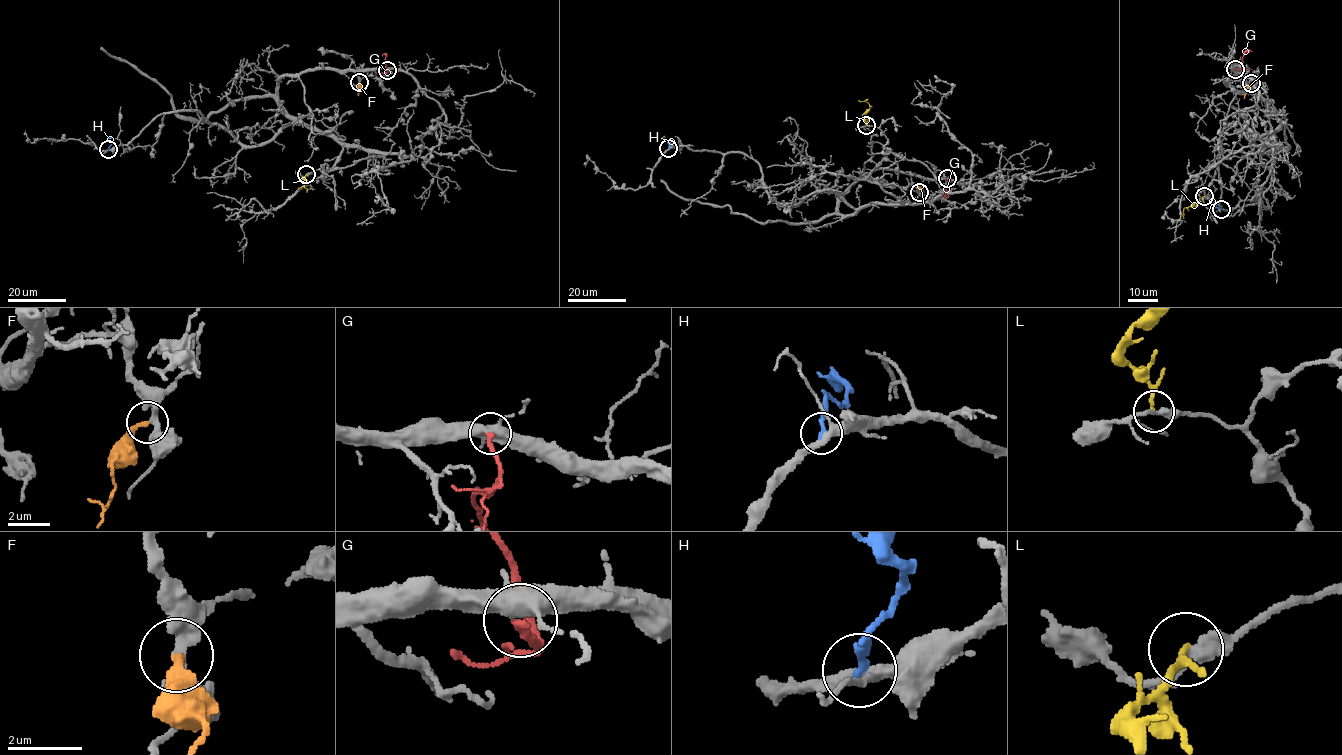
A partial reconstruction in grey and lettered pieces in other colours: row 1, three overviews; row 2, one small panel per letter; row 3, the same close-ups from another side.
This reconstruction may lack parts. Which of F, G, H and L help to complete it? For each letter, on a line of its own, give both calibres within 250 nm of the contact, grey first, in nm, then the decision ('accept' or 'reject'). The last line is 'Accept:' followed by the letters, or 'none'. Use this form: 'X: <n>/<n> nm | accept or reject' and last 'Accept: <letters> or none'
F: 320/200 nm | accept
G: 440/200 nm | reject
H: 300/240 nm | reject
L: 320/180 nm | reject
Accept: F

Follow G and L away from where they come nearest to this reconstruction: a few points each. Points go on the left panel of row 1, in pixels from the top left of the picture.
G: (386, 70), (384, 63), (387, 56)
L: (306, 174), (302, 180), (309, 182), (304, 187), (307, 192)

